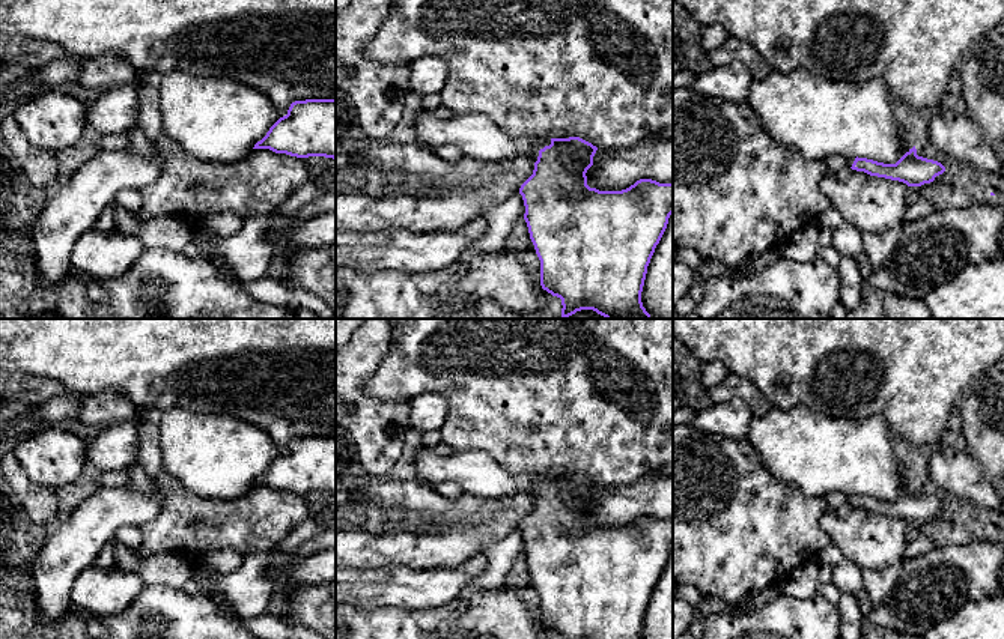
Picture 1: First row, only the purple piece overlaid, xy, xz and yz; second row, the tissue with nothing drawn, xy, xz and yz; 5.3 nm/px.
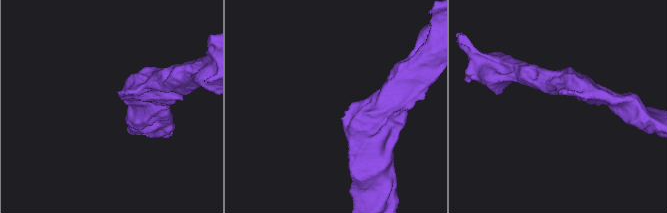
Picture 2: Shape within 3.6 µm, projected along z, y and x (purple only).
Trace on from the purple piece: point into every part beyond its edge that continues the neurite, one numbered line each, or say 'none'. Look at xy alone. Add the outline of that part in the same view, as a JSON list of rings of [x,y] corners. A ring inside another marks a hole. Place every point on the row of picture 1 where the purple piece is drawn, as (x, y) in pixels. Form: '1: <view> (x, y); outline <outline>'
none

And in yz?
1: yz (834, 163); outline [[[829,155],[825,162],[829,168],[829,171],[838,171],[838,170],[844,170],[844,168],[850,168],[853,164],[855,158],[844,158],[840,155]]]

